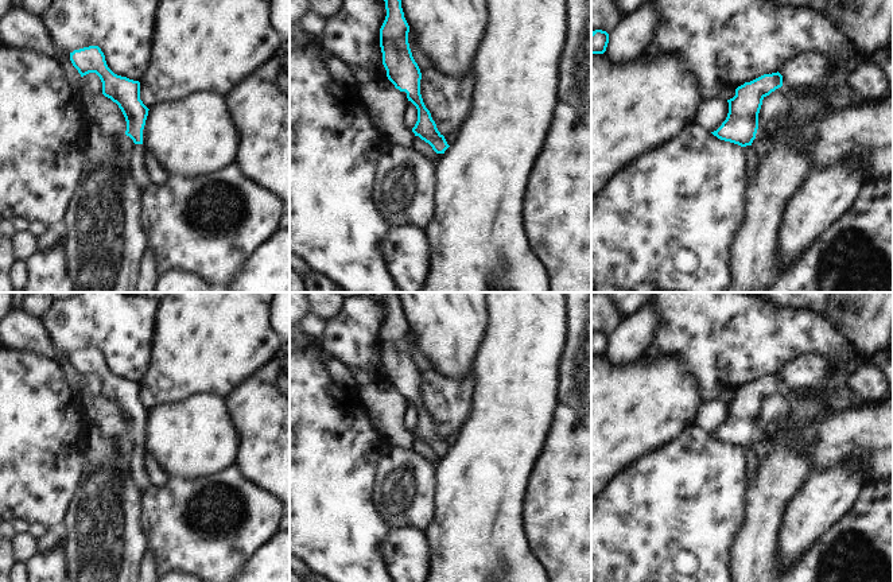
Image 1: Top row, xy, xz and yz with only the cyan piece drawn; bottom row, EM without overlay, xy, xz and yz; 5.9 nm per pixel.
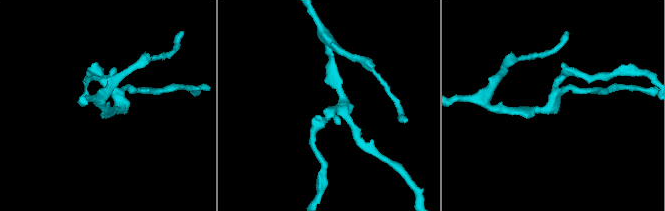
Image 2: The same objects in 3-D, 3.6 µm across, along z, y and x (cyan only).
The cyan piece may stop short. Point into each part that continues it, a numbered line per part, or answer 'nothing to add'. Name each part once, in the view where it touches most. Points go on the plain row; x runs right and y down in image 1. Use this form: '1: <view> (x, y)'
1: xy (138, 473)

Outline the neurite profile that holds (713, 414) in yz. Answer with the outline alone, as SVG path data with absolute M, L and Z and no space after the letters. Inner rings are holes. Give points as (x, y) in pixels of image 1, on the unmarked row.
M725 397L706 401L696 416L695 424L708 434L717 432L726 422L729 404Z

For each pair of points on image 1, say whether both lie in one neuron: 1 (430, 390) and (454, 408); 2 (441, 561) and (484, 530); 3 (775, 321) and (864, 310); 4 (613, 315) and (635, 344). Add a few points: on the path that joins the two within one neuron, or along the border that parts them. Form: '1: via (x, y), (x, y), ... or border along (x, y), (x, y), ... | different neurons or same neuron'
1: via (435, 391), (449, 403) | same neuron
2: via (451, 561), (473, 540) | same neuron
3: border along (823, 315), (834, 326), (850, 334) | different neurons
4: border along (625, 317), (609, 336) | different neurons

